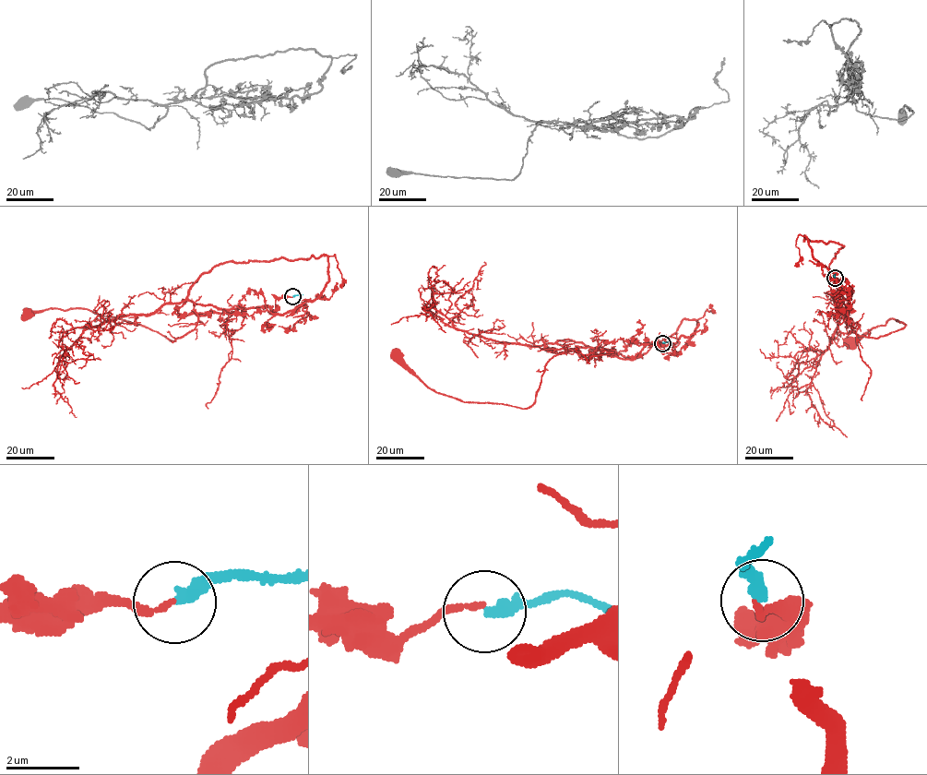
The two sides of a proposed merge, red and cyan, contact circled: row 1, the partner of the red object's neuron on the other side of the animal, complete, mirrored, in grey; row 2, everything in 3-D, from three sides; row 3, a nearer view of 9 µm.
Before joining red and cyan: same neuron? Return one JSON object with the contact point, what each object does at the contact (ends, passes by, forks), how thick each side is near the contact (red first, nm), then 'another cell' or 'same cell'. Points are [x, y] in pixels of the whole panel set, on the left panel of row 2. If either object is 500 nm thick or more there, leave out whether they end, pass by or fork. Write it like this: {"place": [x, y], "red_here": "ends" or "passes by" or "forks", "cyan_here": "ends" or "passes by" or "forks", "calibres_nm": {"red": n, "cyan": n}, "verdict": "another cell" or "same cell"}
{"place": [292, 296], "red_here": "ends", "cyan_here": "ends", "calibres_nm": {"red": 160, "cyan": 340}, "verdict": "another cell"}

